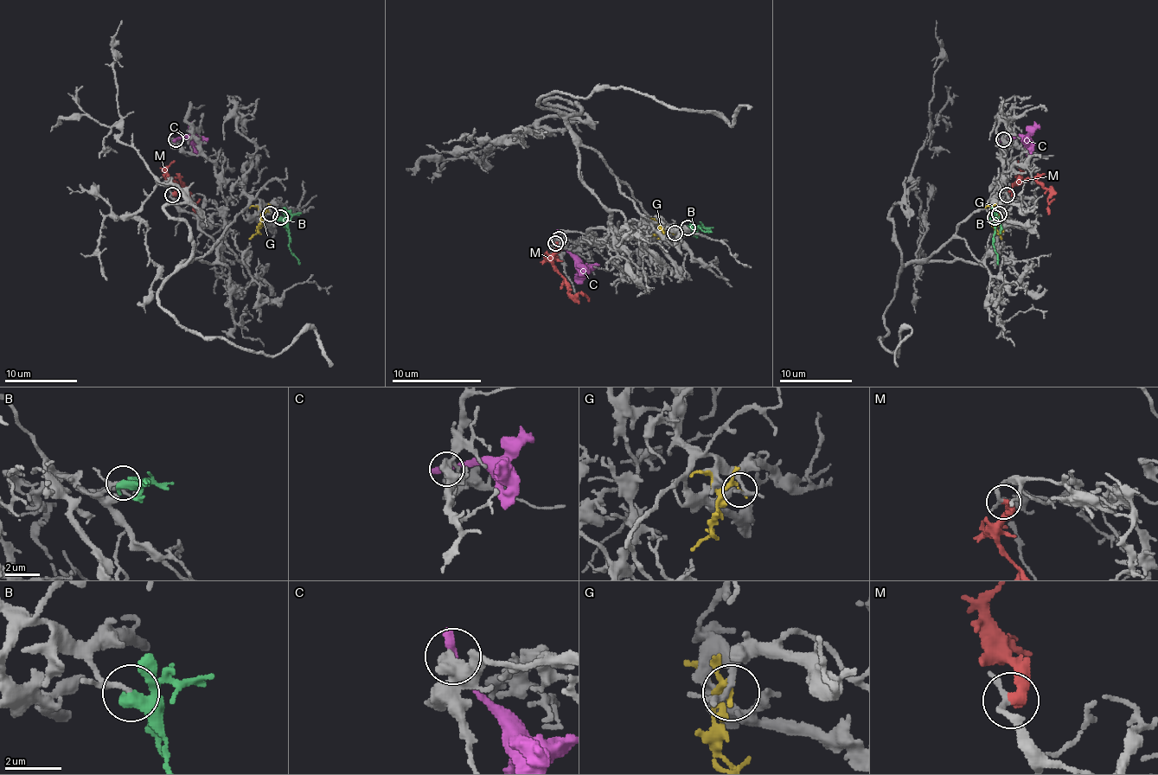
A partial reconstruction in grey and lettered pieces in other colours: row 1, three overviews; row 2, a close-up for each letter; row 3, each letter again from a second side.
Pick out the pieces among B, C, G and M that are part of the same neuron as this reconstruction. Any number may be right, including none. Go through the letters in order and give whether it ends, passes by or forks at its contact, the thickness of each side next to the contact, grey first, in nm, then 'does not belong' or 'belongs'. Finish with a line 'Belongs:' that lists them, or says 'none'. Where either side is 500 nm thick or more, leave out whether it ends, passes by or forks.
B: it passes by | 130/360 nm | belongs
C: 550/400 nm | does not belong
G: it passes by | 170/160 nm | does not belong
M: it passes by | 190/280 nm | belongs
Belongs: B, M

